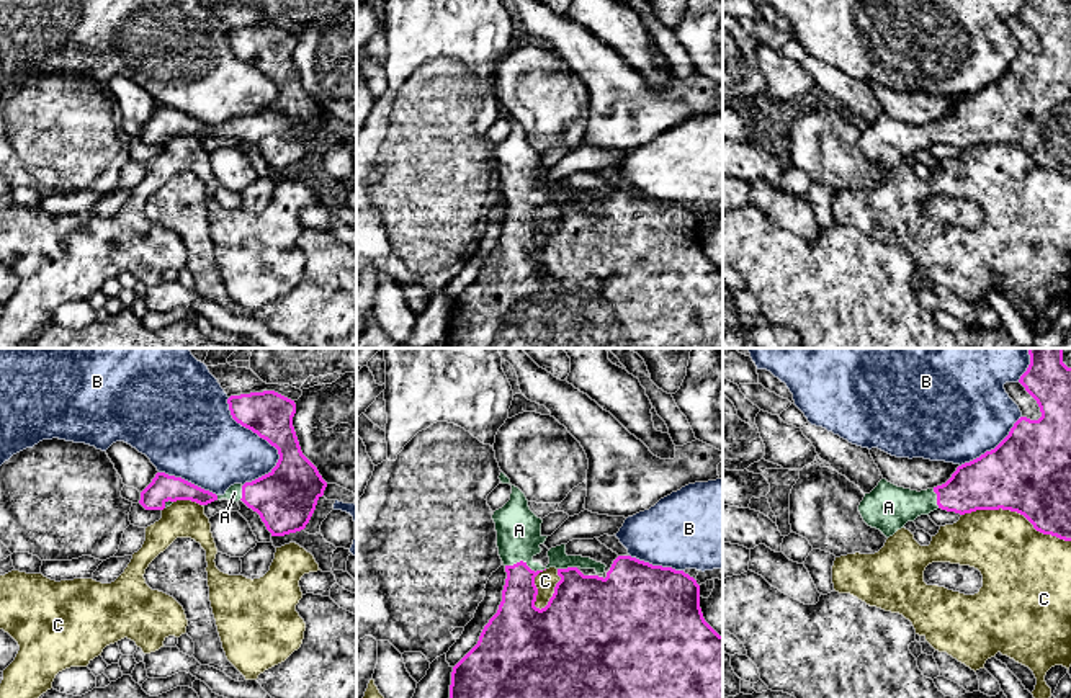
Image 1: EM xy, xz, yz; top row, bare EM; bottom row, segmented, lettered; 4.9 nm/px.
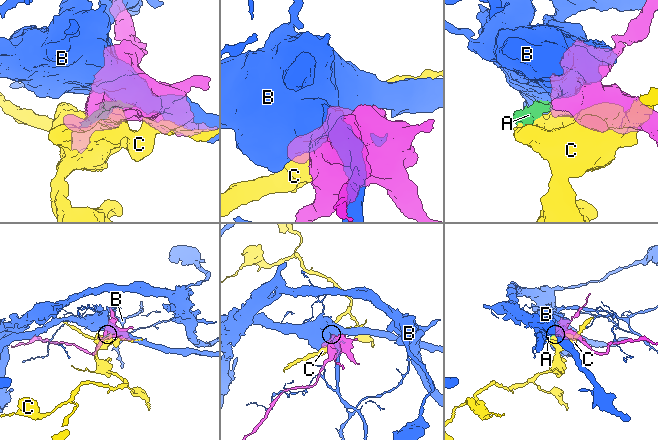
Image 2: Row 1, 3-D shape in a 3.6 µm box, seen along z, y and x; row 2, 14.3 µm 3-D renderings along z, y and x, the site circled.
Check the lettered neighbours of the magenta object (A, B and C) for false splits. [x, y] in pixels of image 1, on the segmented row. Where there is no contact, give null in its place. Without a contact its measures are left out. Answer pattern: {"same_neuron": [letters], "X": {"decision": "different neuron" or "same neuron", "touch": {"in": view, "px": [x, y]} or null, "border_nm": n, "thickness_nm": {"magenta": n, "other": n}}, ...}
{"same_neuron": ["A"], "A": {"decision": "same neuron", "touch": {"in": "xz", "px": [525, 563]}, "border_nm": 200, "thickness_nm": {"magenta": 190, "other": 220}}, "B": {"decision": "different neuron", "touch": {"in": "xy", "px": [268, 442]}, "border_nm": 440, "thickness_nm": {"magenta": 260, "other": 340}}, "C": {"decision": "different neuron", "touch": {"in": "yz", "px": [1016, 510]}, "border_nm": 550, "thickness_nm": {"magenta": 400, "other": 360}}}

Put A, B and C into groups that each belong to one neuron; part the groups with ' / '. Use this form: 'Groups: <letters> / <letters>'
Groups: A / B / C

